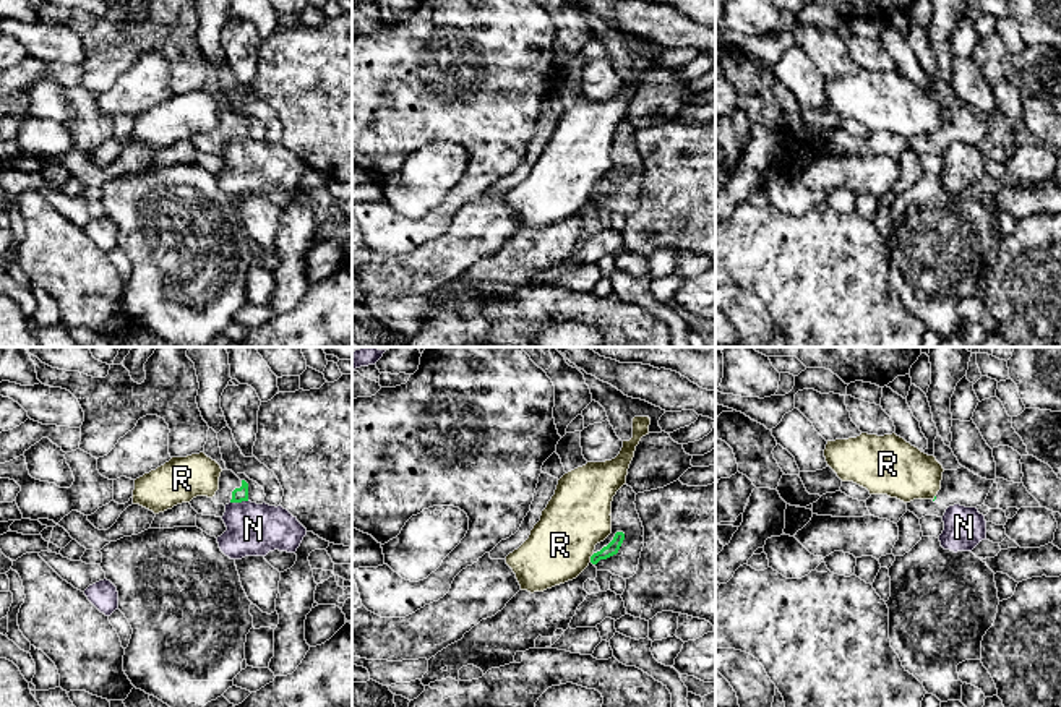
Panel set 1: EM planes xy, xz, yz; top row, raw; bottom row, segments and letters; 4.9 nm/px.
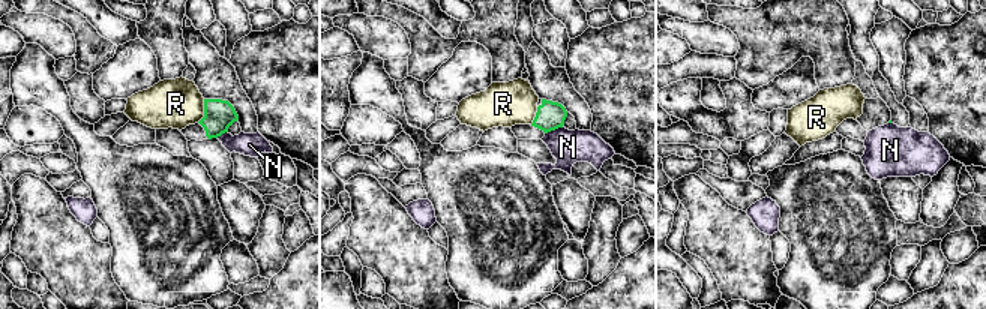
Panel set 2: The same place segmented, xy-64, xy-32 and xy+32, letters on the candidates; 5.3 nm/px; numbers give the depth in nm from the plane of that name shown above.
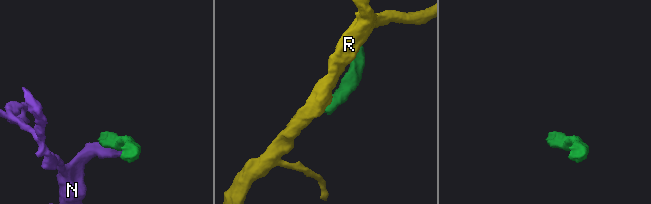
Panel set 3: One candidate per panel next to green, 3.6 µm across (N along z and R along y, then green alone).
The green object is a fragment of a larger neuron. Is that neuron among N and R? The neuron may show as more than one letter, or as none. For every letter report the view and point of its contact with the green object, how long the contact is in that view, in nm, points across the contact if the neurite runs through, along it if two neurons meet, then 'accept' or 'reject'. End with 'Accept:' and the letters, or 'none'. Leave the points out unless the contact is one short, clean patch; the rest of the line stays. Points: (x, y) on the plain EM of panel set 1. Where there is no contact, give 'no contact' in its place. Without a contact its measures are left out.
N: contact xy (239, 138); length 90 nm; border xy (247, 137), (231, 140); reject
R: contact xz (591, 195); length 50 nm; border xz (594, 190), (589, 198); reject
Accept: none

